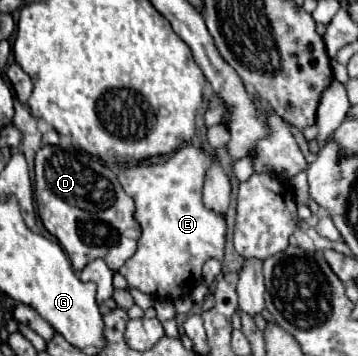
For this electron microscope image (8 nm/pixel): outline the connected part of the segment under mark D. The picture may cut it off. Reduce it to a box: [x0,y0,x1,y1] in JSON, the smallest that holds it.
[35,145,141,271]

